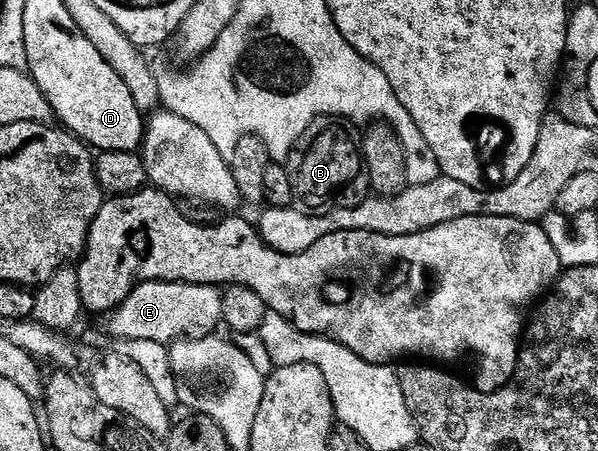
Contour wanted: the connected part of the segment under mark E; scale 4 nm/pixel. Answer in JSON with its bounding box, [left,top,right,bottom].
[104,280,224,346]

